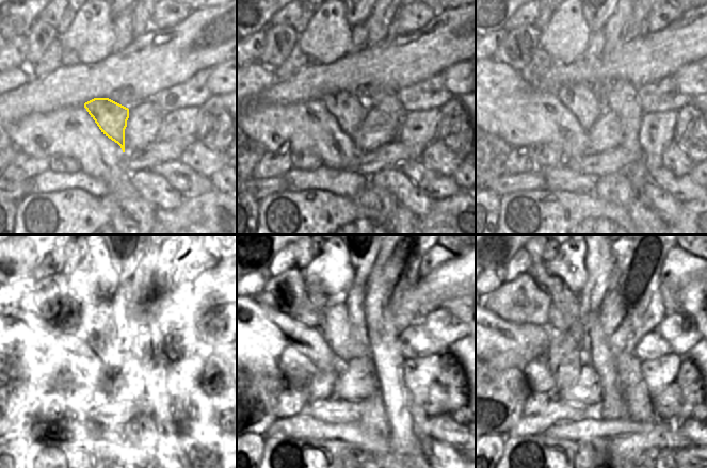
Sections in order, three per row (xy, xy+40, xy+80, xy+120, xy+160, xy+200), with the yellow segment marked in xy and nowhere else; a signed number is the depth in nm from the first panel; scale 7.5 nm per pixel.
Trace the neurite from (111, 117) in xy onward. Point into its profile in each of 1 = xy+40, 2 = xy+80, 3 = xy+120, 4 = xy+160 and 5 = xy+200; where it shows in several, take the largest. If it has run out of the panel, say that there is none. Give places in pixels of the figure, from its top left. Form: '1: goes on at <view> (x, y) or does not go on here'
1: goes on at xy+40 (350, 109)
2: goes on at xy+80 (580, 98)
3: goes on at xy+120 (95, 327)
4: goes on at xy+160 (336, 329)
5: goes on at xy+200 (562, 297)

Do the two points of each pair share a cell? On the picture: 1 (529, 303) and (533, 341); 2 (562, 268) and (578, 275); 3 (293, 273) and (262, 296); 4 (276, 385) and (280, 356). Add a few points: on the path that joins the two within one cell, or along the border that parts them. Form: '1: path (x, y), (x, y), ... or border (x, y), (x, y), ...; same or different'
1: border (519, 323), (539, 323), (541, 325); different
2: path (566, 270), (574, 274); same
3: path (286, 279), (278, 281), (270, 290); same
4: border (253, 372), (280, 372), (284, 375); different

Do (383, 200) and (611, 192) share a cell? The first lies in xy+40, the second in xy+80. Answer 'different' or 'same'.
same

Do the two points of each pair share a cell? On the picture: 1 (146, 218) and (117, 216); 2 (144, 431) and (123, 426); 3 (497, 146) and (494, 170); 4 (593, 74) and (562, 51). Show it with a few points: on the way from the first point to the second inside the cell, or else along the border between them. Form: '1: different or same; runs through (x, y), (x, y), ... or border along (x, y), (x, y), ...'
1: different; border along (117, 200), (117, 204), (127, 214)
2: same; runs through (139, 426), (128, 426)
3: same; runs through (494, 151), (494, 164)
4: different; border along (581, 55), (568, 63), (556, 64)

